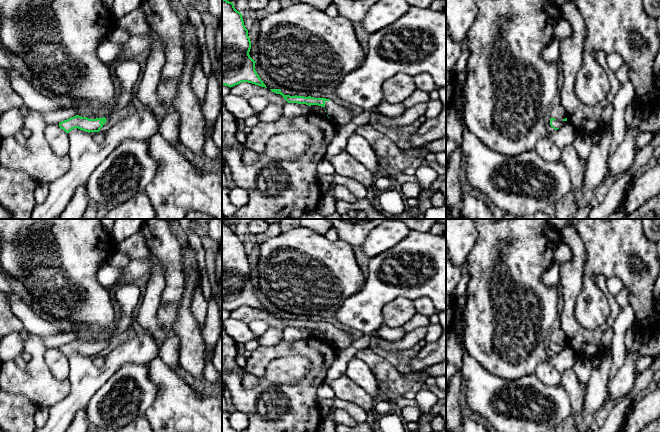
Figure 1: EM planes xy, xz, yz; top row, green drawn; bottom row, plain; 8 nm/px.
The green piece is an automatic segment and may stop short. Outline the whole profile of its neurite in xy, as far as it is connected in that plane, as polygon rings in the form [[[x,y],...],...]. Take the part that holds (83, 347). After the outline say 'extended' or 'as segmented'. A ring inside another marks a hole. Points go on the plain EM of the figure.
[[[76,339],[67,344],[59,347],[59,351],[66,357],[69,357],[72,353],[78,352],[80,354],[90,356],[99,356],[103,349],[106,347],[106,342],[89,343],[87,341],[81,341]]] | as segmented

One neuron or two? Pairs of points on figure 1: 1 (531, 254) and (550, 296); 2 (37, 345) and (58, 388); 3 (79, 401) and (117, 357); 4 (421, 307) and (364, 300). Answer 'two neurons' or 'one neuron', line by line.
1: one neuron
2: one neuron
3: one neuron
4: two neurons

